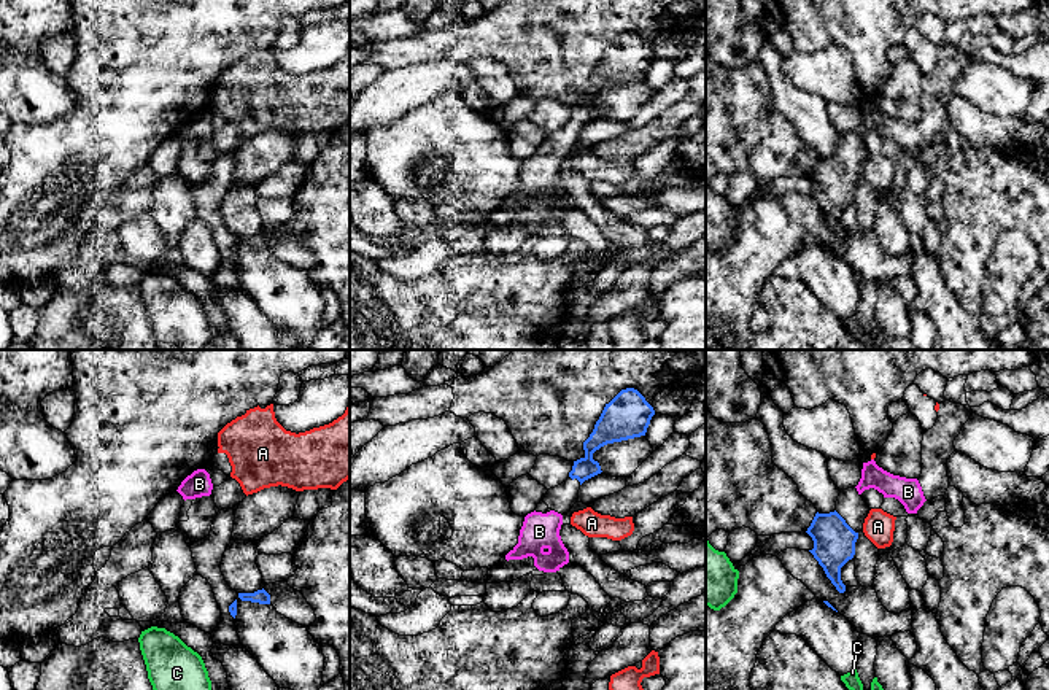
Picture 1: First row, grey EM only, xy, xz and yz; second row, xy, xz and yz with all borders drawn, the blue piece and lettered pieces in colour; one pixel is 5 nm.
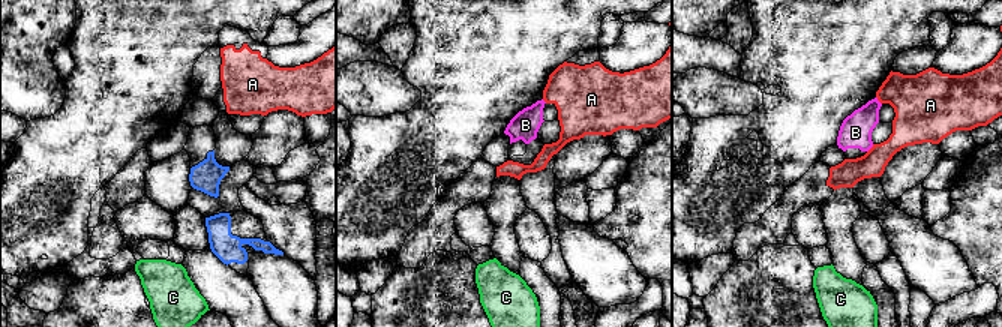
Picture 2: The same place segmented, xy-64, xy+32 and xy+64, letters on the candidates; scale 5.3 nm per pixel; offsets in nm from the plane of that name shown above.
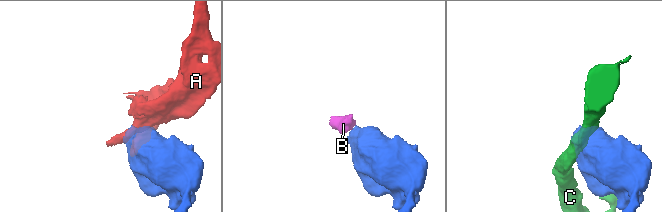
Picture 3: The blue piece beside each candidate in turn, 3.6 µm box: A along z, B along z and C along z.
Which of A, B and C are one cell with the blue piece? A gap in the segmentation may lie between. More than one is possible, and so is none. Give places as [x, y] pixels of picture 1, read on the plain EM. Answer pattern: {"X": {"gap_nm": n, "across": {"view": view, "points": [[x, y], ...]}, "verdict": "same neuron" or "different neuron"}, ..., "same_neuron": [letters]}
{"A": {"gap_nm": 30, "across": {"view": "yz", "points": [[857, 177], [863, 175]]}, "verdict": "different neuron"}, "B": {"gap_nm": 150, "across": {"view": "yz", "points": [[838, 158], [859, 137]]}, "verdict": "same neuron"}, "C": {"gap_nm": 260, "across": {"view": "xy", "points": [[232, 259], [196, 296]]}, "verdict": "different neuron"}, "same_neuron": ["B"]}

